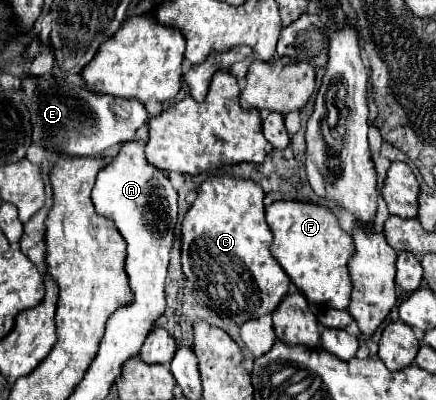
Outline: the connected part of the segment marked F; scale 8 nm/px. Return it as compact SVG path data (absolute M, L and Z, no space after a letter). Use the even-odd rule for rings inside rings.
M283 199L265 207L265 219L273 231L273 257L307 301L315 305L331 305L333 309L347 309L353 291L347 261L353 255L355 245L353 237L341 229L337 217L323 205Z

